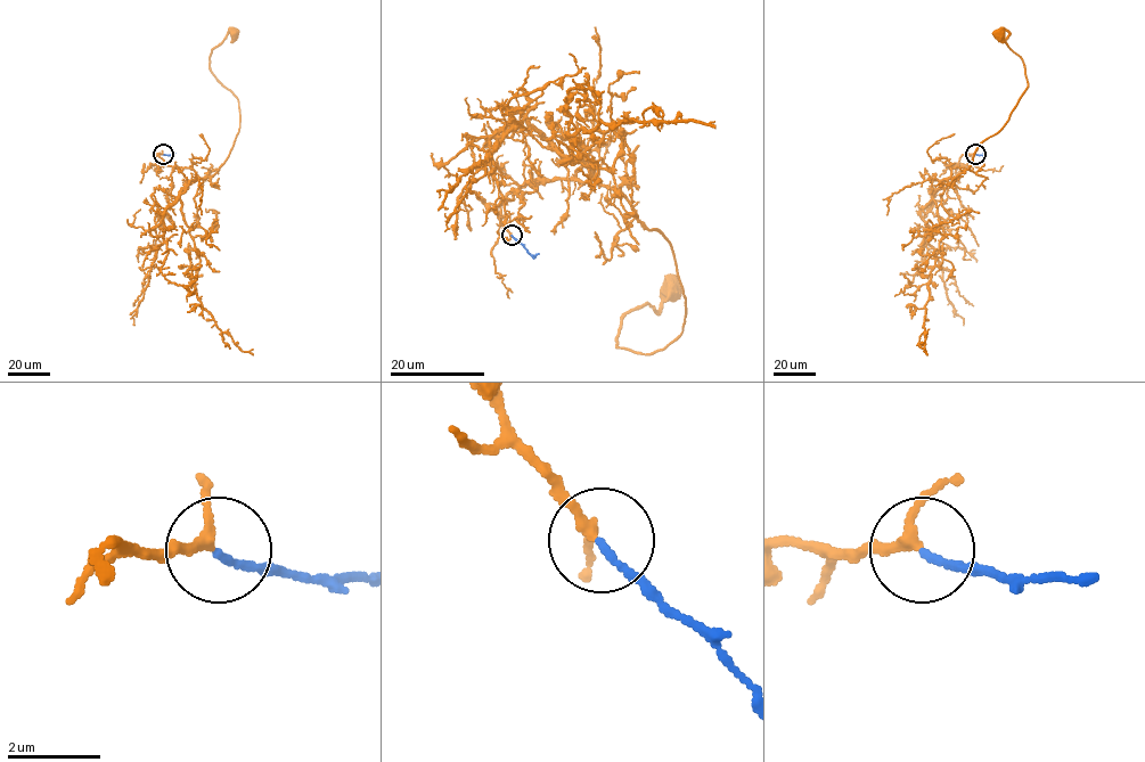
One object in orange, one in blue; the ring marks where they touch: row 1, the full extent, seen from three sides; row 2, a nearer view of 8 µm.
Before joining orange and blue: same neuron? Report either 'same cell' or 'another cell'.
same cell

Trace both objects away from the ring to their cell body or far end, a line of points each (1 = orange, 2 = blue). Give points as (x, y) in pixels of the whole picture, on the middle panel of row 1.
1: (510, 235), (501, 205), (531, 180), (594, 179), (665, 238), (685, 296), (662, 350), (618, 346), (673, 289)
2: (512, 235), (533, 256), (539, 253)

